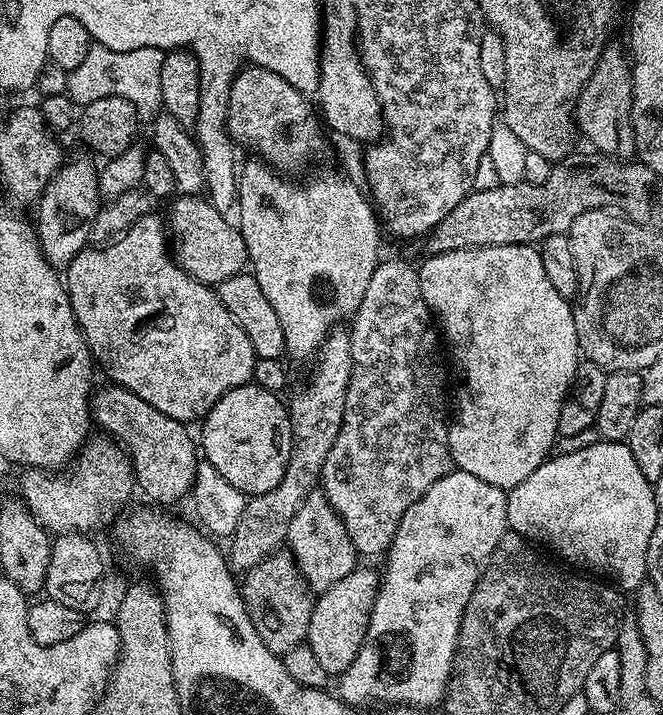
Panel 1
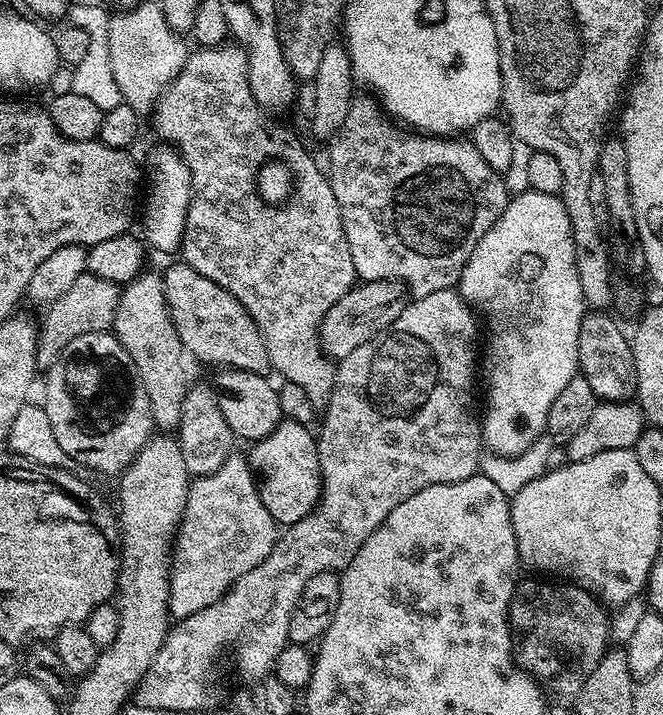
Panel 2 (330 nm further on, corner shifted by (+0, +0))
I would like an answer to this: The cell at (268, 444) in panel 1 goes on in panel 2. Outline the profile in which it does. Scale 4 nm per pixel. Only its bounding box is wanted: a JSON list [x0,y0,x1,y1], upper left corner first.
[246,419,320,526]

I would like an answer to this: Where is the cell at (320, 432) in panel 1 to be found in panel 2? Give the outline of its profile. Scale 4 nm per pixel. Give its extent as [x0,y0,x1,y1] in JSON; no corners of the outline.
[150,42,358,410]

